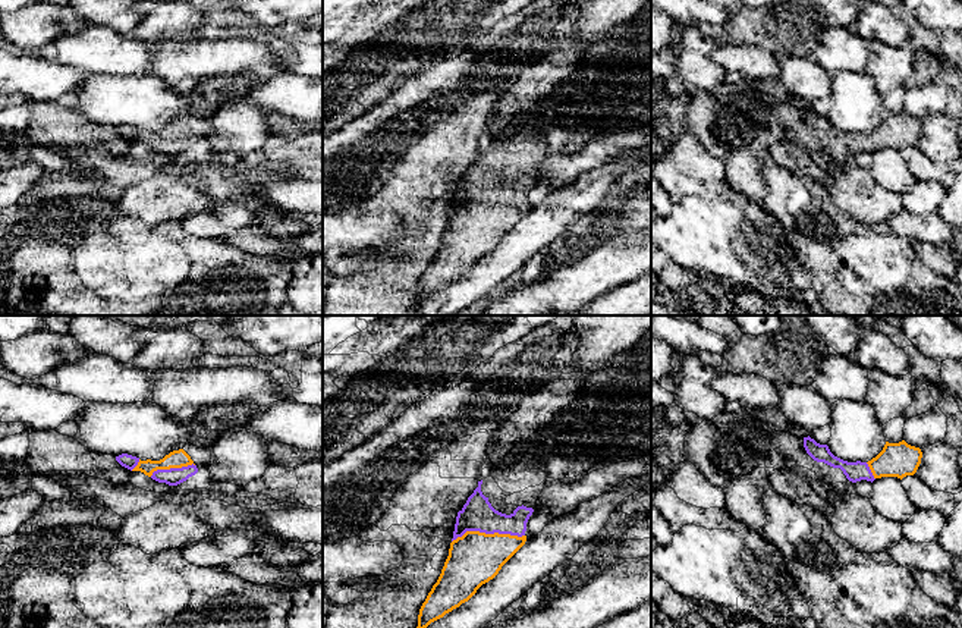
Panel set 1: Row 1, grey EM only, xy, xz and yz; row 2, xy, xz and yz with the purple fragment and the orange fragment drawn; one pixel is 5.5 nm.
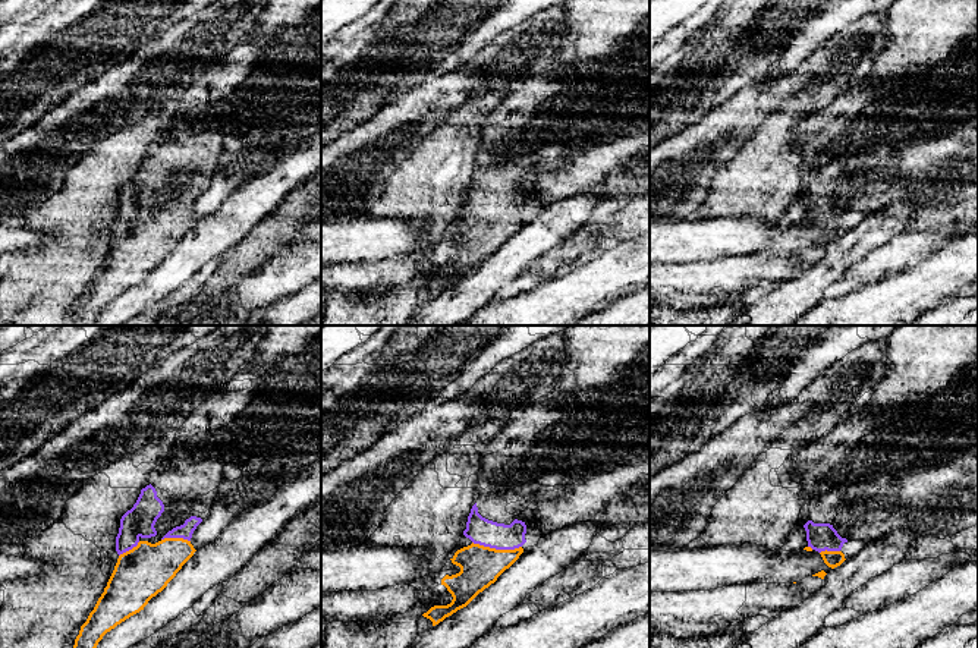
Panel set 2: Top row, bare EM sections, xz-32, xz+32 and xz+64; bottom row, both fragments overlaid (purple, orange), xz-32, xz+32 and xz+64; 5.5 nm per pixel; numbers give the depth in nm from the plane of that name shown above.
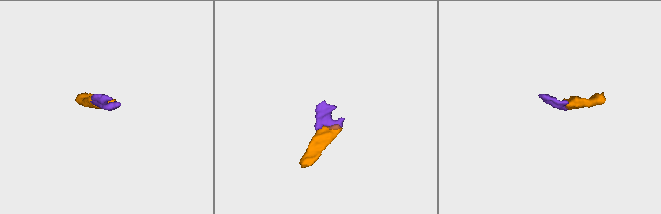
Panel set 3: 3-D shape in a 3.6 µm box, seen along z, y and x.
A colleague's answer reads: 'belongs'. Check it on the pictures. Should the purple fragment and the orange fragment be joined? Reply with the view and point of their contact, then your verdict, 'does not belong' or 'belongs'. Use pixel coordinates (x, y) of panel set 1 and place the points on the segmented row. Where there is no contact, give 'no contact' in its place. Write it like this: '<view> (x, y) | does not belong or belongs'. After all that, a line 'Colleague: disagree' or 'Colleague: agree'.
xz (487, 533) | belongs
Colleague: agree

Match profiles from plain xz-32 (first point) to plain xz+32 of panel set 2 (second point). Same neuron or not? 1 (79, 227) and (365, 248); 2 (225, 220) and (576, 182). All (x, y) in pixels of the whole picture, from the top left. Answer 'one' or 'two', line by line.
1: two
2: two

